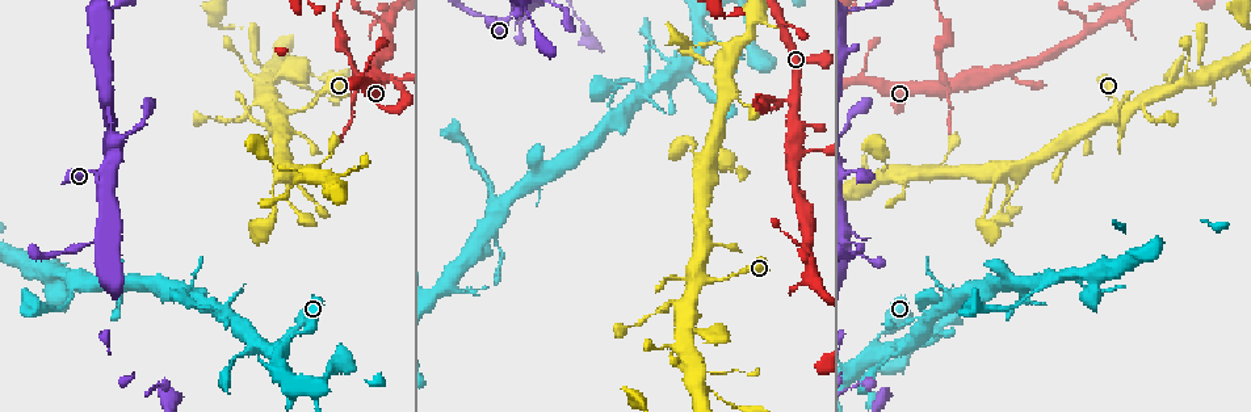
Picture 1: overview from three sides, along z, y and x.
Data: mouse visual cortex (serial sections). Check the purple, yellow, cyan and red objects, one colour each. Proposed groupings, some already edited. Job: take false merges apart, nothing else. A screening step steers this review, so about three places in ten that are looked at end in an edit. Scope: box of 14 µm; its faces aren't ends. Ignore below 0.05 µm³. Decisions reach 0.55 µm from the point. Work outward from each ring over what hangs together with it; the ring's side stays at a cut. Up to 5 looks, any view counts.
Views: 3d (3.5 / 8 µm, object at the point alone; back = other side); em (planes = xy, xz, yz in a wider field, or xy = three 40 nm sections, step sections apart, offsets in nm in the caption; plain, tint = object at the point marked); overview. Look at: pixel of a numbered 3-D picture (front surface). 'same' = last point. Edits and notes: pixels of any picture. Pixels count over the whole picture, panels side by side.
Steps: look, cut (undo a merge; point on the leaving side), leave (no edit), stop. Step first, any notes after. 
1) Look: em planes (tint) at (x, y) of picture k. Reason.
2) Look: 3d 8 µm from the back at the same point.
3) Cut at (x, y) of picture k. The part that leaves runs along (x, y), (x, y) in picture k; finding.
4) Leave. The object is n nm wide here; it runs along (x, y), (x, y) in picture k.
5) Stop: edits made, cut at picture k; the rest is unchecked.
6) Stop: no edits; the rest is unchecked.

Look: em planes (tint) at (90, 245) of picture 1. Calibre changes.

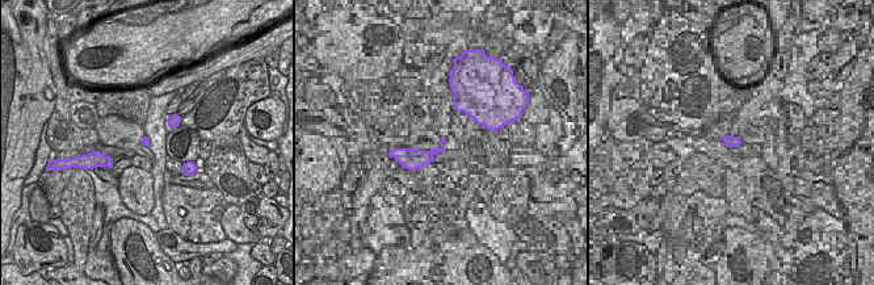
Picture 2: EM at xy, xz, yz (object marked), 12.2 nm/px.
Look: 3d 3.5 µm at the same point. See where the arms go.

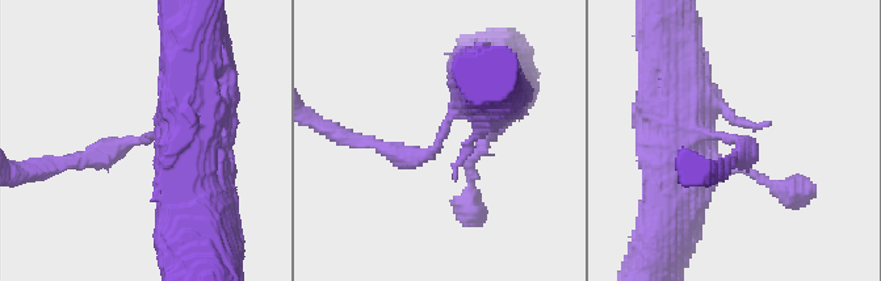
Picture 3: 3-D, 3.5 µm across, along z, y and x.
Leave. The arms are 200, 800 nm wide; it runs along (489, 87), (420, 158), (368, 145) in picture 3; continuous, no second cell.

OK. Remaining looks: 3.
Look: 3d 3.5 µm at (938, 88) of picture 1. Side arm on a straight run.

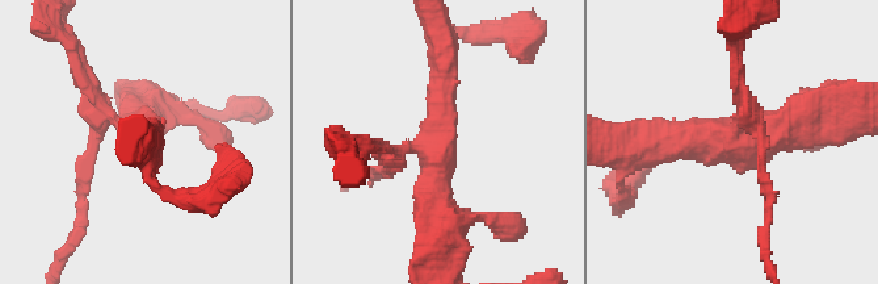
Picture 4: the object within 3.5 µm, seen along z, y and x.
Look: em xy step 1 (plain) at (438, 146) of picture 4. Now the EM.

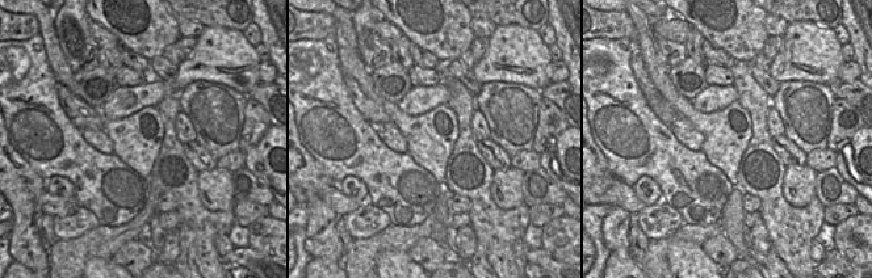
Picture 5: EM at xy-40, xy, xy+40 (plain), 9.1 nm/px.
Look: em xy step 1 (tint) at the same point.

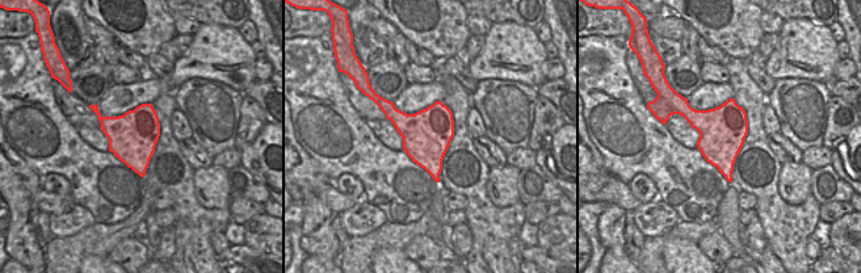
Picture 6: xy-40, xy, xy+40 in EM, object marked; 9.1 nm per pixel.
Cut at (740, 84) of picture 4. Two cells meet here.

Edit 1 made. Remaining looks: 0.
Stop: edits made, cut at picture 4; the rest is unchecked.

